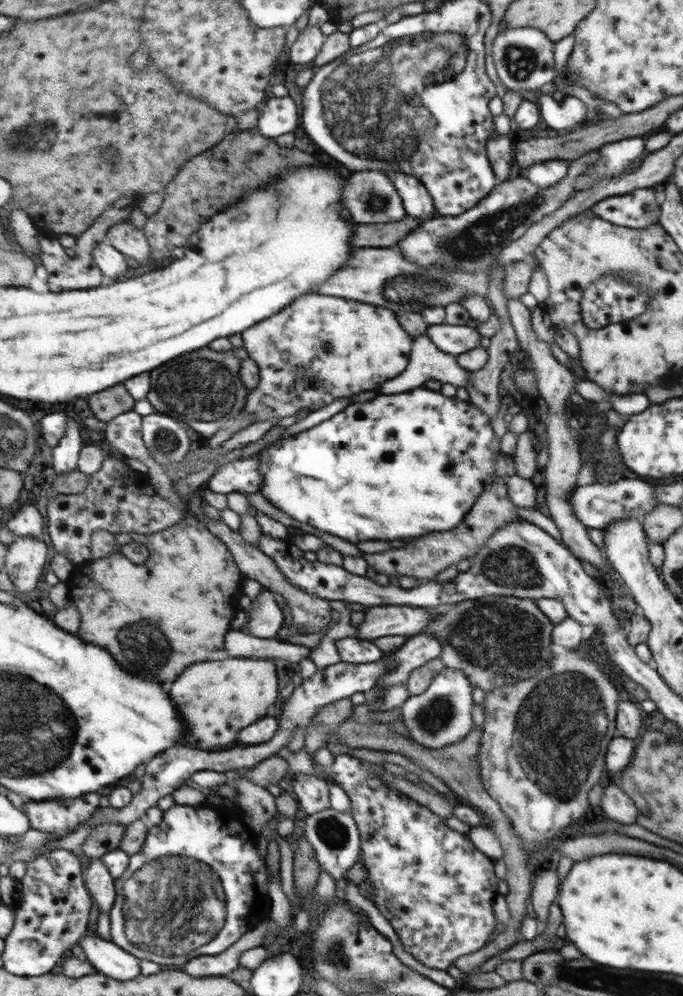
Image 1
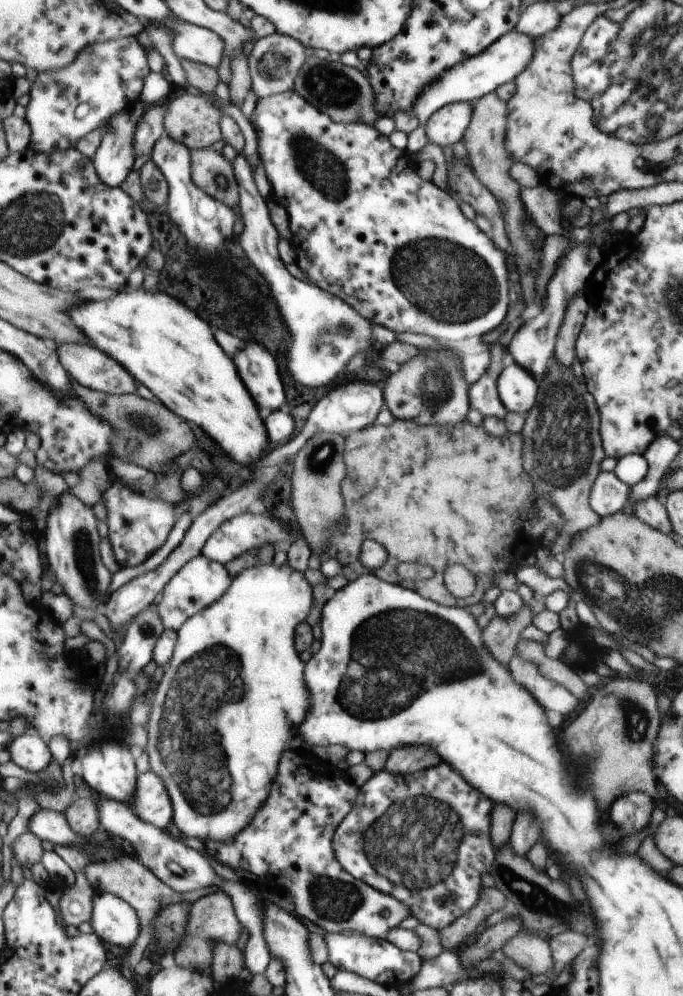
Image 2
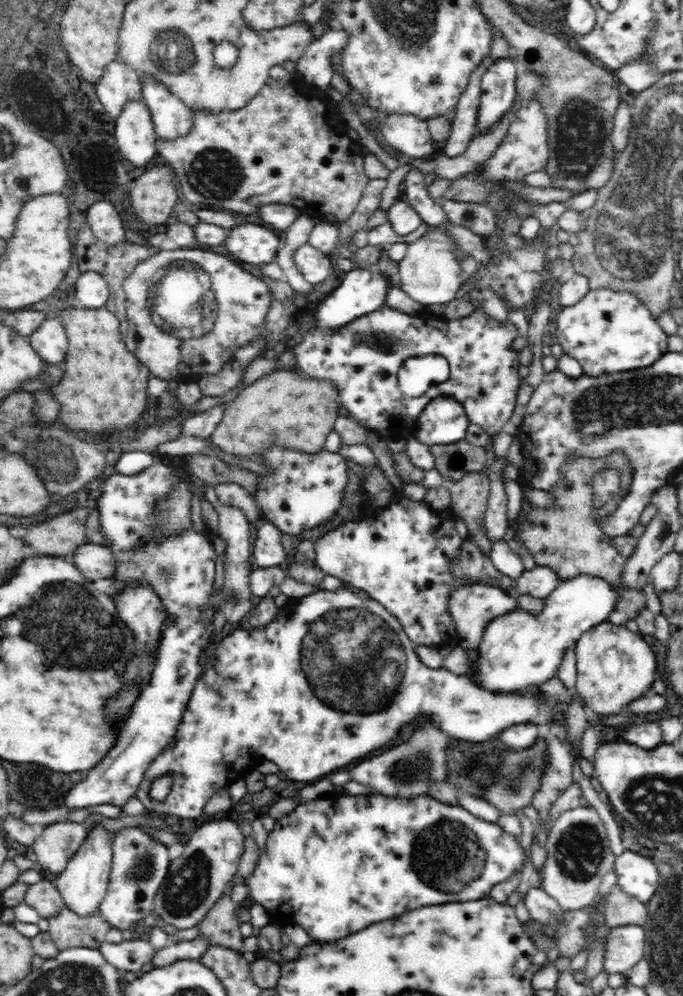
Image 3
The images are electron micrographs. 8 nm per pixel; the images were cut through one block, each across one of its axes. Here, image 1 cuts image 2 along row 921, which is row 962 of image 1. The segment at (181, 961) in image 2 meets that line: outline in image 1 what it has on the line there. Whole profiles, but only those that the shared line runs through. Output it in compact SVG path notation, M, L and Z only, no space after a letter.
M265 919L252 927L236 945L218 956L202 956L192 960L184 968L187 974L197 978L231 976L241 966L241 957L244 952L263 945L264 935L270 927L270 919Z

